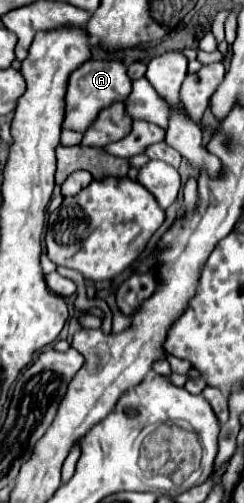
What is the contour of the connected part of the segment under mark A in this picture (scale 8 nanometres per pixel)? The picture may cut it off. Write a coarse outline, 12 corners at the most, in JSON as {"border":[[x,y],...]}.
{"border":[[87,60],[67,82],[63,128],[85,132],[131,92],[127,66]]}

